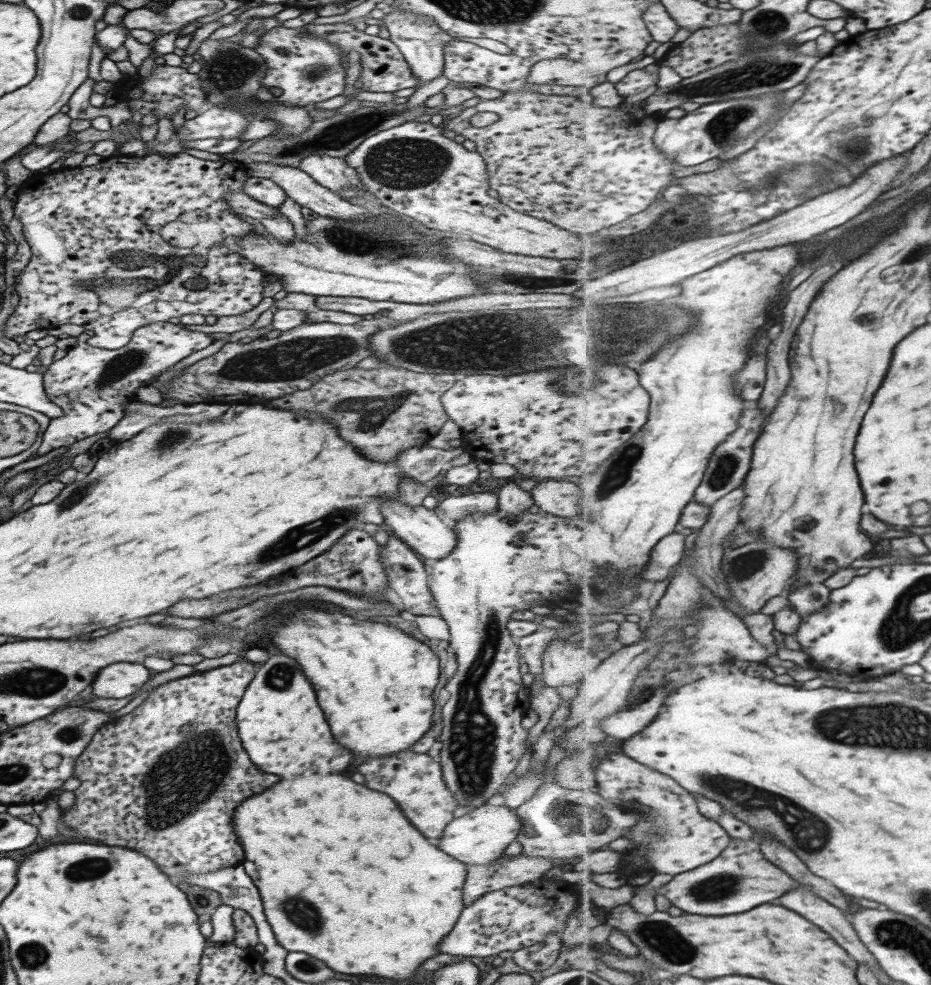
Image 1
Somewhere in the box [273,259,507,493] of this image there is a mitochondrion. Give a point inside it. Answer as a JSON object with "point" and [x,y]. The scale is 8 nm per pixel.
{"point":[360,415]}

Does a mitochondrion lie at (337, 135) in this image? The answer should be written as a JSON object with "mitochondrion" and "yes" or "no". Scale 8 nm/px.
{"mitochondrion":"yes"}

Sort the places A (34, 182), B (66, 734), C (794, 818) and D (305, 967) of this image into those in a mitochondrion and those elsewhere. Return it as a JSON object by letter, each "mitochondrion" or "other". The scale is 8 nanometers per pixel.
{"A":"other","B":"mitochondrion","C":"mitochondrion","D":"mitochondrion"}

